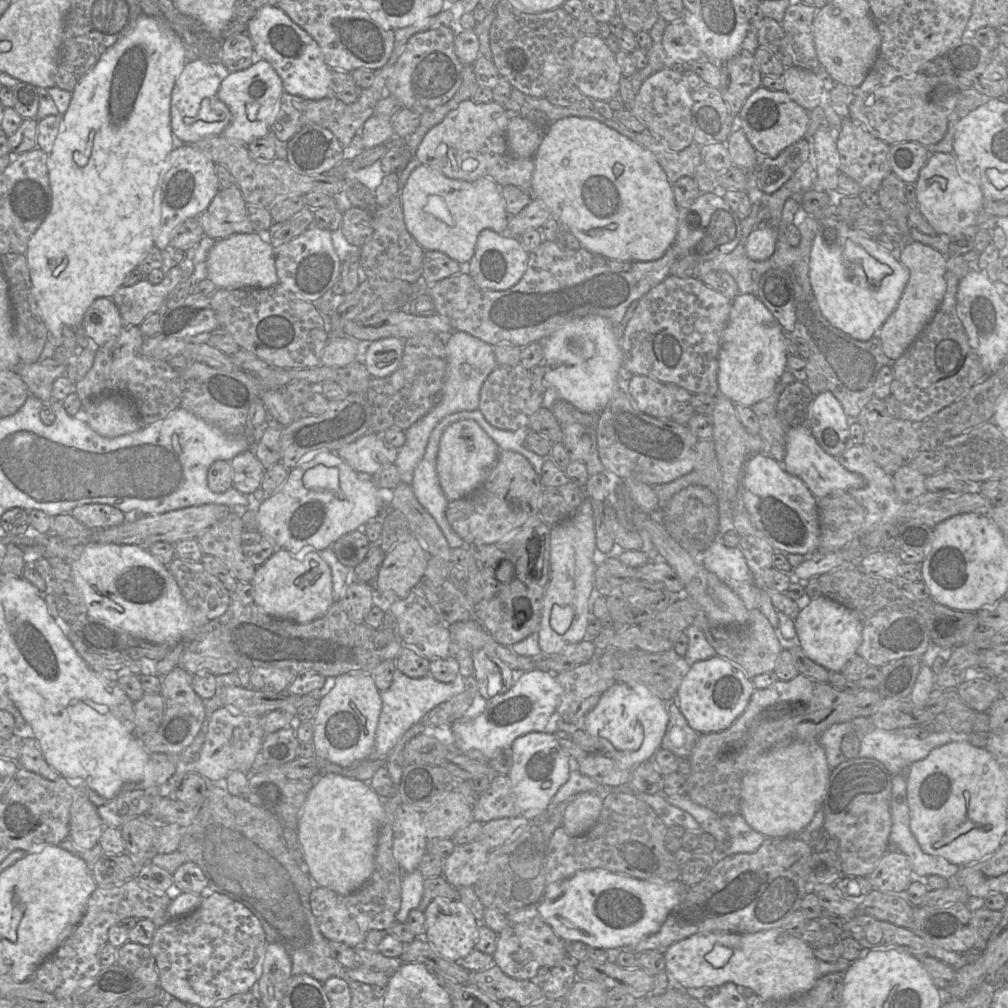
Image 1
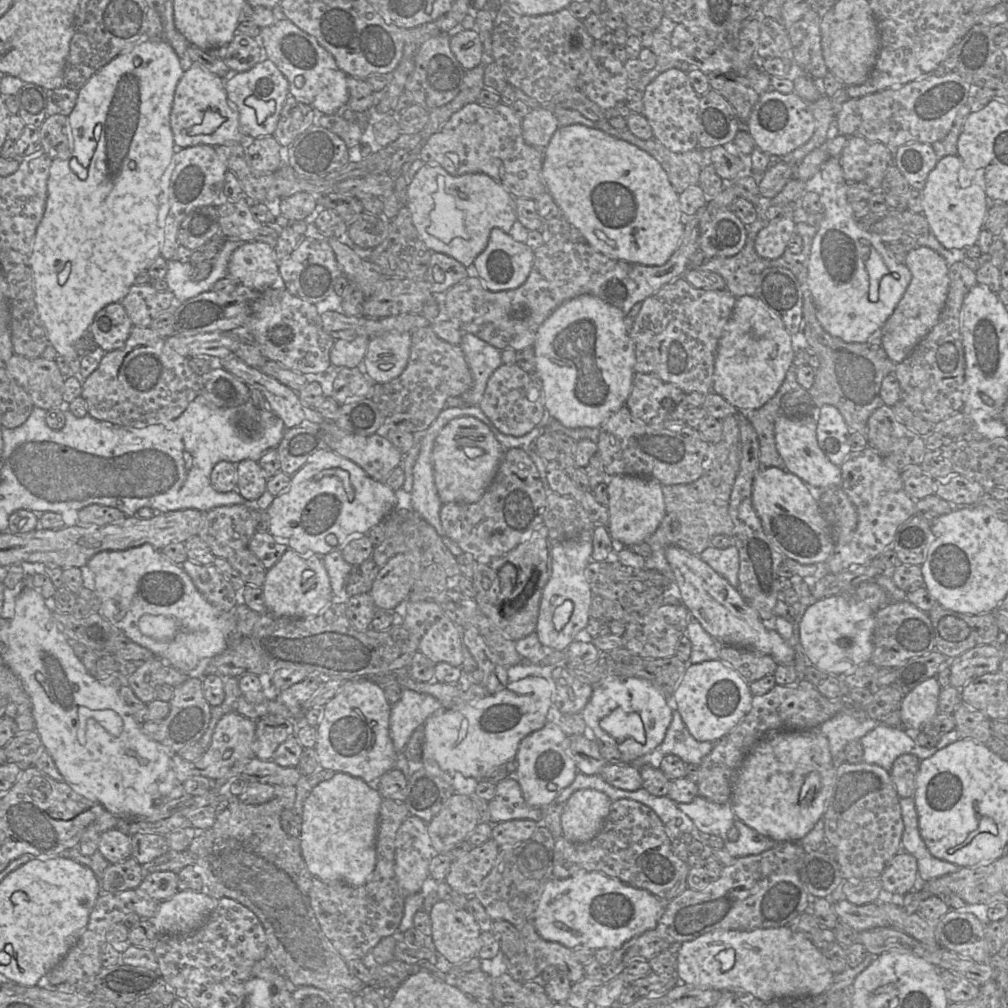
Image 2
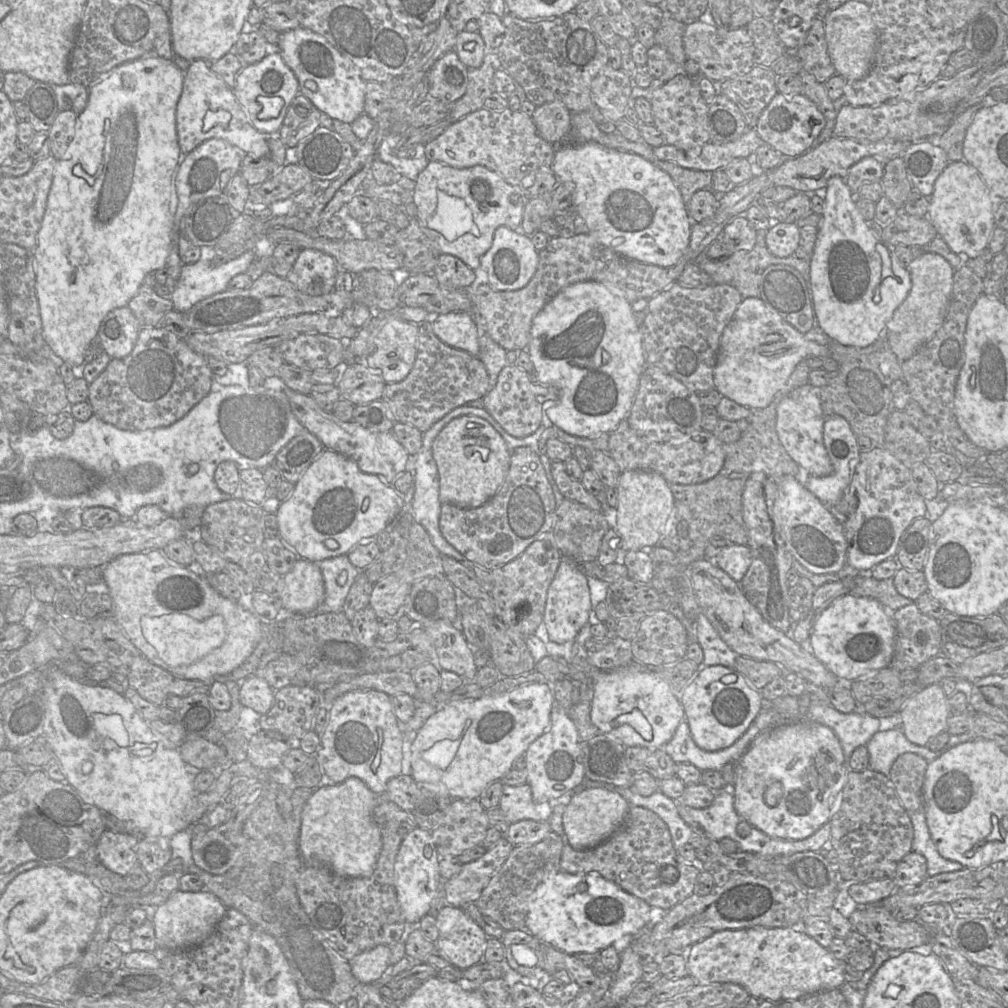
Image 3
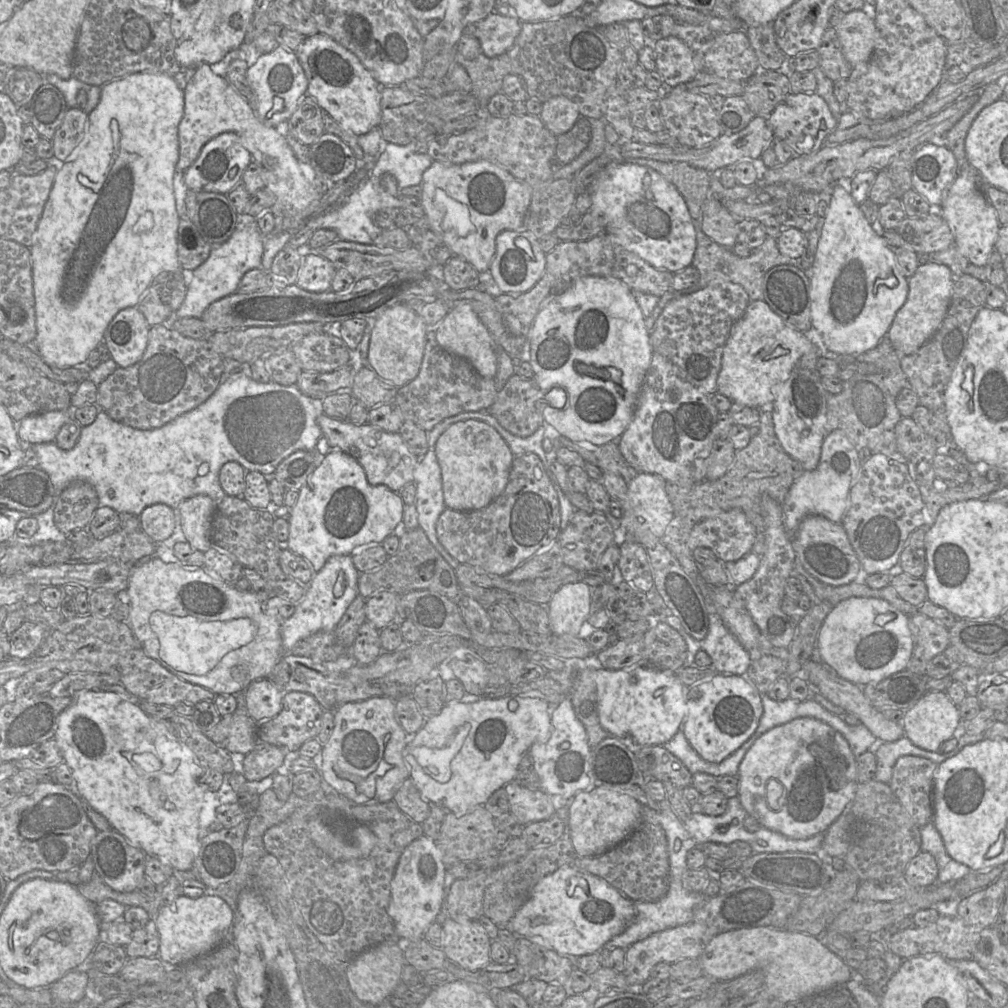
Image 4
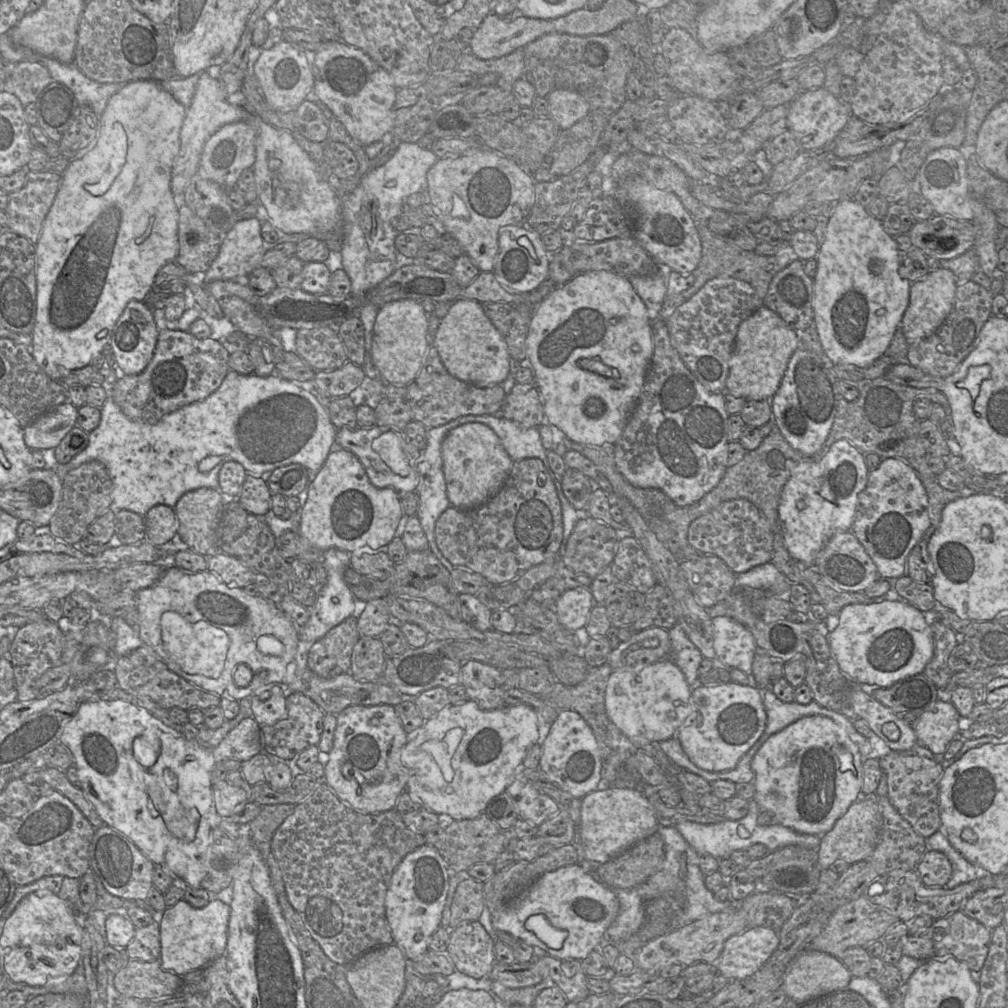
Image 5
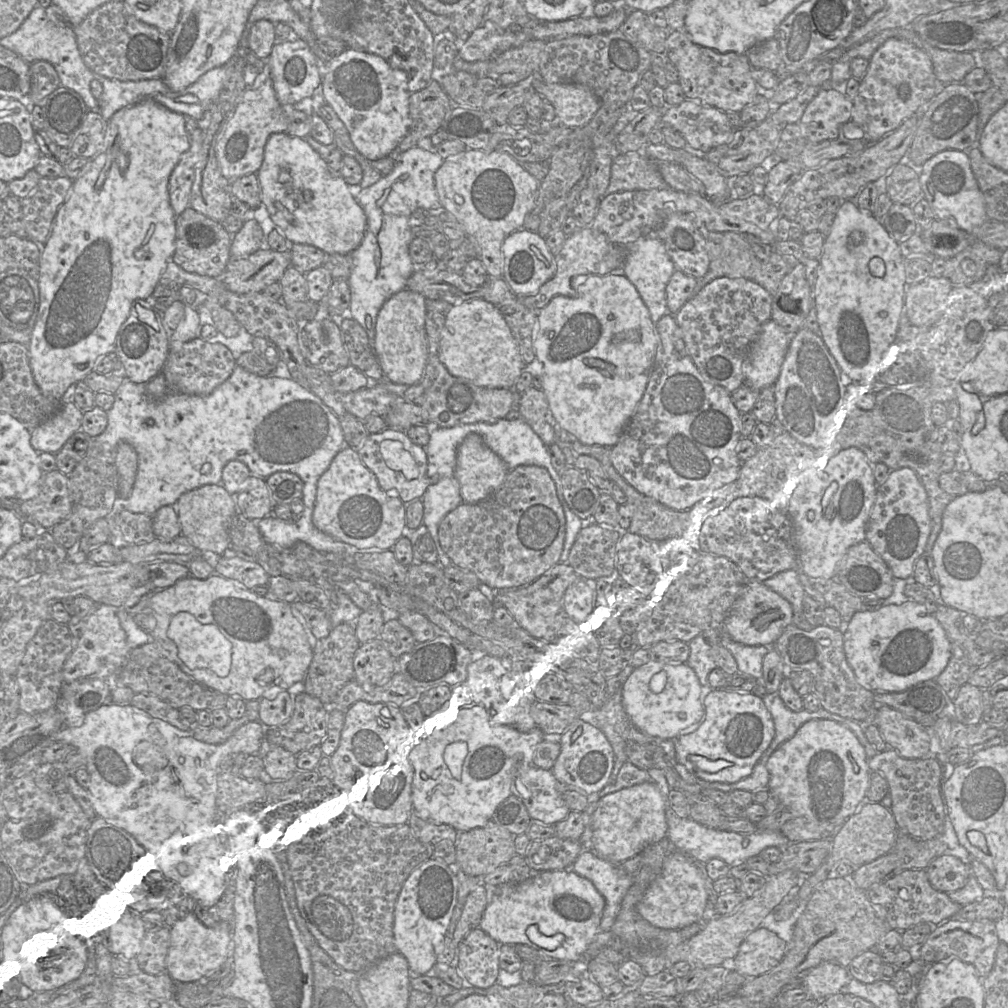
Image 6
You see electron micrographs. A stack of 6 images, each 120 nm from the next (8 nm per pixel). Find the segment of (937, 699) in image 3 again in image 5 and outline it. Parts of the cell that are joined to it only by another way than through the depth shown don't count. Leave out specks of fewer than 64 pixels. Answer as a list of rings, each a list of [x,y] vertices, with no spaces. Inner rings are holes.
[[[938,699],[931,709],[918,716],[913,725],[918,743],[936,755],[943,755],[953,739],[960,739],[957,738],[959,718],[950,701]]]

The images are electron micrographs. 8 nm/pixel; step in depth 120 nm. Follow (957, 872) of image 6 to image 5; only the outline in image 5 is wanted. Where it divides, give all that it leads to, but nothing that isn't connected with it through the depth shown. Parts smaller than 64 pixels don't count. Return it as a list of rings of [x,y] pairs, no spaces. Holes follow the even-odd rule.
[[[928,850],[915,868],[924,885],[942,888],[952,876],[952,866],[948,858],[939,851]]]

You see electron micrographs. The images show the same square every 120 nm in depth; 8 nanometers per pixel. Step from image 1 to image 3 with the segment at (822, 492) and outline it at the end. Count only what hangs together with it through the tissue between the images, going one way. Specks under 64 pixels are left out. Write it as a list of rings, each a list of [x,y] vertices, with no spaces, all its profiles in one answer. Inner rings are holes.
[[[805,384],[792,390],[781,399],[776,408],[775,428],[778,439],[791,459],[808,472],[811,476],[828,476],[833,471],[833,466],[823,443],[823,425],[826,417],[821,409],[818,397],[813,393],[813,386]]]

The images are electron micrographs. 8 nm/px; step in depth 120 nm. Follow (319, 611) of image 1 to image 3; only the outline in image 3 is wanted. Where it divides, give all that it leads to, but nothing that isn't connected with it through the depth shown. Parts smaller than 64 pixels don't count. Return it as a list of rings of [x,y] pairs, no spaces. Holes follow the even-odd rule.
[[[298,558],[293,568],[281,576],[275,594],[282,601],[284,610],[294,614],[314,613],[325,597],[325,584],[319,565],[306,559]]]

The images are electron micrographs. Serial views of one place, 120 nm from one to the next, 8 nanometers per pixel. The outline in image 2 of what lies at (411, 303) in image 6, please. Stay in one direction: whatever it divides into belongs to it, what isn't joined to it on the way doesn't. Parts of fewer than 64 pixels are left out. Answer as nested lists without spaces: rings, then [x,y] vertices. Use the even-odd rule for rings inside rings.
[[[390,333],[370,339],[364,357],[366,375],[373,383],[387,383],[404,371],[411,347],[411,333]]]

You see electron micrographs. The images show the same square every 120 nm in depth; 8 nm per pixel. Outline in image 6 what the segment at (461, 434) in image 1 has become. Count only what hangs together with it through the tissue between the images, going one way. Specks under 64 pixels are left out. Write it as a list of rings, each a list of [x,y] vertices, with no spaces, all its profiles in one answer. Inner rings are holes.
[[[469,434],[458,448],[455,468],[463,503],[474,504],[486,500],[501,487],[509,470],[505,462],[485,445],[480,435]]]

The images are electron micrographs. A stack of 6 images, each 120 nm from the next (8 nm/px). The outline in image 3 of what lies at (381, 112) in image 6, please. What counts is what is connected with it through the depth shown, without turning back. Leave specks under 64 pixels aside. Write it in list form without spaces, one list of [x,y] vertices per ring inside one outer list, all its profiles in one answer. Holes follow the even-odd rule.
[[[299,26],[280,33],[278,49],[298,80],[299,93],[321,113],[348,124],[364,113],[366,81],[362,79],[359,68],[322,35]],[[307,80],[314,81],[317,89],[306,88]]]

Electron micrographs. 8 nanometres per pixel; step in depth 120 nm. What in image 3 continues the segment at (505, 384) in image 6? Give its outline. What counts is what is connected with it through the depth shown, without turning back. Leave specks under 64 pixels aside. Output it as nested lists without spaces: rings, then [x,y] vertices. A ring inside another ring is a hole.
[[[470,313],[440,314],[431,326],[436,337],[447,346],[463,350],[473,357],[478,357],[478,331]]]

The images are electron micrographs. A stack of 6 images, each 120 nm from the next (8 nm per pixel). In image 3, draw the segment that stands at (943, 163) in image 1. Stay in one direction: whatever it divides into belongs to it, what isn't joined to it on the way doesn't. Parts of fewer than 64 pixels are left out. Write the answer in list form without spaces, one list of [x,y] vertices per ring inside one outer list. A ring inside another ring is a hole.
[[[952,161],[947,164],[934,183],[929,197],[927,217],[938,236],[948,247],[963,258],[976,258],[988,247],[994,229],[995,198],[980,173],[966,161]]]

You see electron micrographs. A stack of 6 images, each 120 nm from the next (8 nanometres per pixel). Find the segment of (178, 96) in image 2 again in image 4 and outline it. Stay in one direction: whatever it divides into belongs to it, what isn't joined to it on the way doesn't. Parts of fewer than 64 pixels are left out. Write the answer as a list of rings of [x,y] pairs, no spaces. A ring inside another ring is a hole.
[[[208,64],[195,67],[183,93],[184,113],[178,125],[179,159],[176,171],[184,172],[189,168],[209,140],[224,132],[234,132],[252,155],[252,160],[261,168],[264,187],[282,203],[284,216],[297,213],[321,197],[301,173],[299,162],[285,137],[274,127],[263,124],[252,105],[234,90],[225,77],[214,74]]]

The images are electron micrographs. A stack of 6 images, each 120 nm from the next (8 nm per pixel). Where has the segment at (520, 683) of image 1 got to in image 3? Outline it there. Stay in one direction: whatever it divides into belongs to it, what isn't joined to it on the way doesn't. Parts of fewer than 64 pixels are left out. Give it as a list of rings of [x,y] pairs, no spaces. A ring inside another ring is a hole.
[[[537,682],[523,684],[498,696],[486,696],[475,700],[451,701],[446,703],[441,706],[437,712],[431,715],[417,731],[416,739],[411,746],[411,777],[417,782],[419,788],[424,787],[443,797],[450,797],[451,799],[478,799],[486,787],[503,778],[512,769],[514,760],[525,754],[529,745],[548,729],[553,705],[554,696],[551,689],[548,685]]]

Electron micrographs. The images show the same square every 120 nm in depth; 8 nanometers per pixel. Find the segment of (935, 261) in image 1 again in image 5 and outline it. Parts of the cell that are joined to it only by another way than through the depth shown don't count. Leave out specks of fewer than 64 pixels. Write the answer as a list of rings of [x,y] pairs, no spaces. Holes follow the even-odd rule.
[[[947,269],[929,271],[924,277],[911,283],[909,303],[900,322],[900,328],[911,344],[935,333],[949,315],[955,300],[957,280]]]

